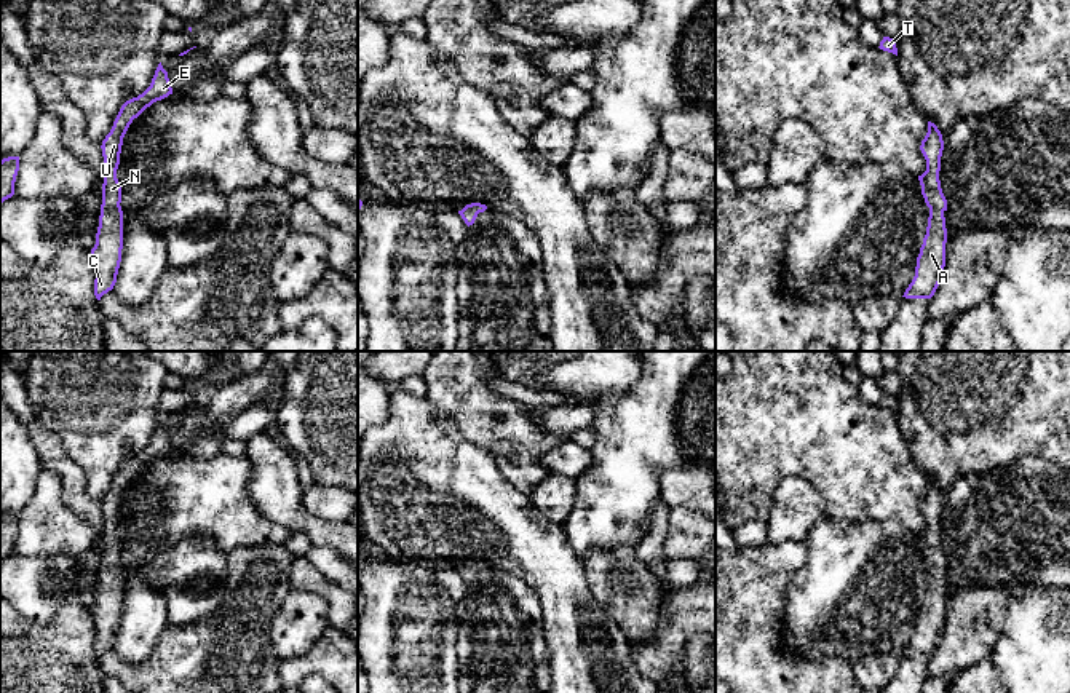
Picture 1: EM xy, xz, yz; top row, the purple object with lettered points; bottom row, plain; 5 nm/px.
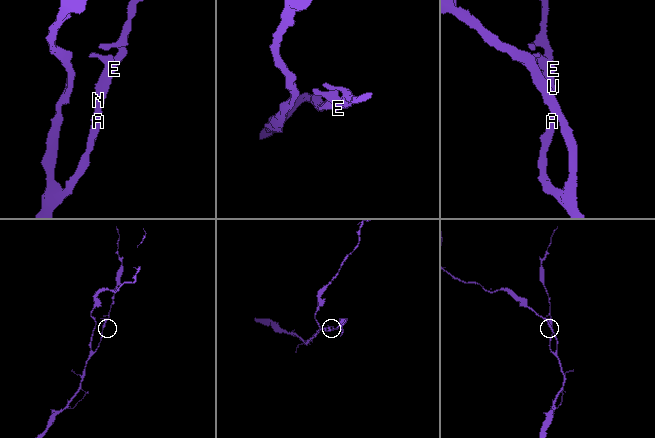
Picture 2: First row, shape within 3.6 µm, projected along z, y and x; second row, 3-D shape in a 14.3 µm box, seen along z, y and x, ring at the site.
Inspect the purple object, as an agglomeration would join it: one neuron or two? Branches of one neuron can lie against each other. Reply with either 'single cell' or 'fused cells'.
single cell

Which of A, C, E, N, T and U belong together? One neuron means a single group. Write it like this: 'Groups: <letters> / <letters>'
Groups: A C E N T U

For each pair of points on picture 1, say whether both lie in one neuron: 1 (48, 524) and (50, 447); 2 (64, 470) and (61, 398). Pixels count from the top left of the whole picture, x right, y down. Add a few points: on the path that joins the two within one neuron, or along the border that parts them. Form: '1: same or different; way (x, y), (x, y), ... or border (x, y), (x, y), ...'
1: different; border (42, 467), (58, 476), (59, 495), (66, 505)
2: different; border (35, 422), (59, 439), (64, 451), (85, 475)

